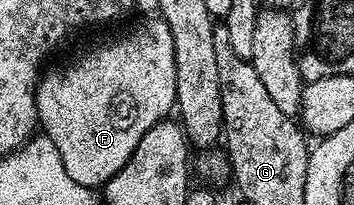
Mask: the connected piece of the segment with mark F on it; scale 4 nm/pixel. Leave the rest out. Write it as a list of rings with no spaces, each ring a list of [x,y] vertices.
[[[159,16],[89,51],[84,58],[77,59],[64,70],[44,73],[35,87],[38,125],[42,133],[53,140],[57,152],[61,152],[61,164],[65,164],[65,172],[69,172],[71,179],[92,188],[104,187],[111,177],[124,168],[145,132],[176,109],[176,96],[177,64],[173,52],[173,32],[169,32],[169,24]]]

